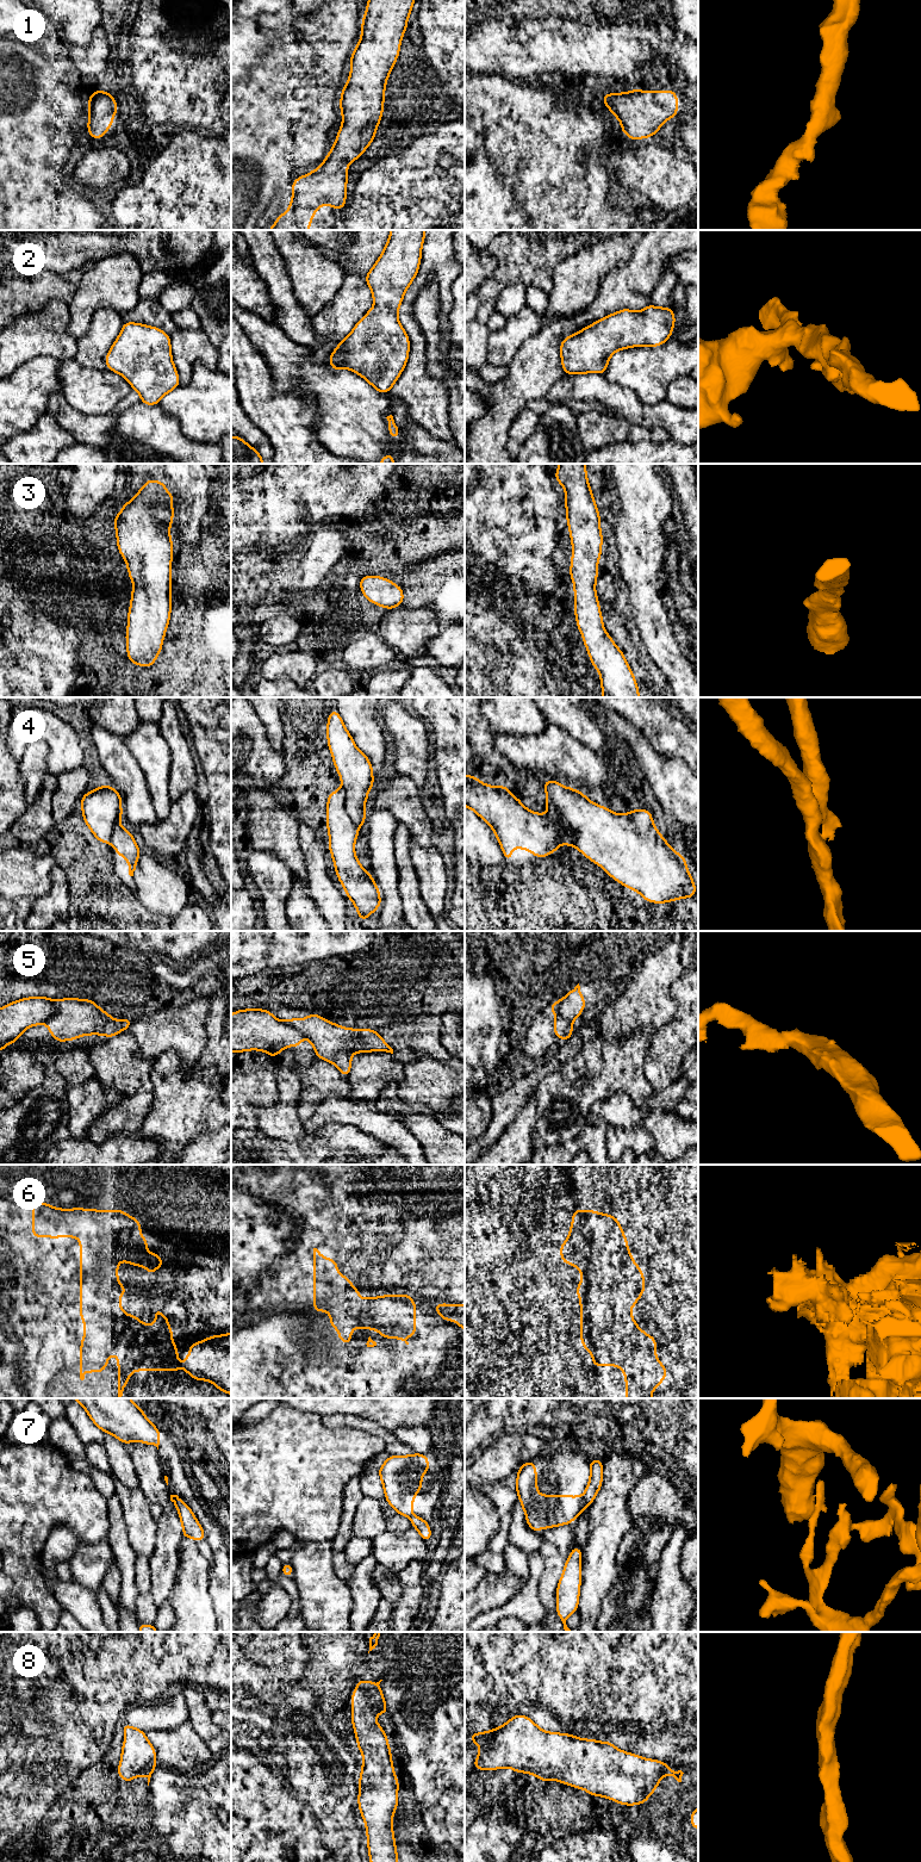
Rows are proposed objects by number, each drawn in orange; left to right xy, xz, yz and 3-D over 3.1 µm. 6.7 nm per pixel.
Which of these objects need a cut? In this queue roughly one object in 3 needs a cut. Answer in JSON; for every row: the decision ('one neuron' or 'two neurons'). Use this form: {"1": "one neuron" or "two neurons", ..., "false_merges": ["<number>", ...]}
{"1": "one neuron", "2": "one neuron", "3": "one neuron", "4": "two neurons", "5": "two neurons", "6": "two neurons", "7": "two neurons", "8": "one neuron", "false_merges": ["4", "5", "6", "7"]}

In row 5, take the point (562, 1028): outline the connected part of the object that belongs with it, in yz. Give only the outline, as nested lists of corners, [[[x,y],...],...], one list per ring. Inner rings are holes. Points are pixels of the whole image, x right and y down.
[[[554,1001],[549,1005],[550,1011],[556,1016],[554,1022],[554,1035],[562,1041],[570,1039],[573,1035],[572,1022],[562,1018],[559,1014],[559,1001]]]

